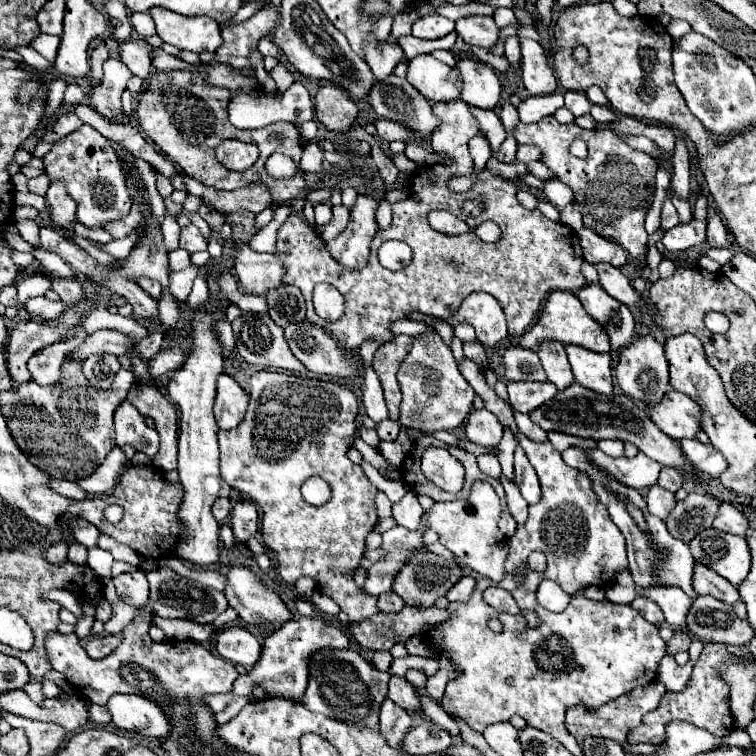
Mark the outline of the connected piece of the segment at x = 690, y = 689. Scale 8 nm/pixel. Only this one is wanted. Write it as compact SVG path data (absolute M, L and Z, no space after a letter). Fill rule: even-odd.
M704 644L704 650L694 666L694 672L690 676L690 682L686 686L686 690L672 694L666 692L664 700L660 702L660 706L650 712L648 716L644 716L644 722L628 732L628 742L636 744L636 742L650 742L650 744L659 745L665 739L665 728L667 724L674 720L686 721L694 726L700 726L712 734L718 736L726 736L734 730L734 722L732 722L732 712L730 712L730 688L728 684L722 680L718 666L722 664L742 664L746 662L740 656L734 656L726 650L724 644Z

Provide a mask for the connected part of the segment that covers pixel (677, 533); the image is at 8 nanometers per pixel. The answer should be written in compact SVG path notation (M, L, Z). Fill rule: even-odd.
M688 494L686 500L676 502L674 510L666 518L666 526L674 538L690 542L698 532L712 526L720 500L710 494Z

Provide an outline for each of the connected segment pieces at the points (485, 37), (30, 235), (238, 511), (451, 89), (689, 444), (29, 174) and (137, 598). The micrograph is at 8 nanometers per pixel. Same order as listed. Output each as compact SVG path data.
M468 16L456 22L456 32L466 44L492 48L498 40L498 28L492 16Z
M18 220L14 226L26 242L30 242L32 246L38 244L38 224L34 220Z
M248 500L236 502L234 508L232 508L232 514L230 514L230 524L232 524L234 536L236 536L236 540L240 544L244 544L246 540L254 538L256 530L258 530L256 506L252 502L248 502Z
M420 54L408 62L406 80L430 102L450 102L460 98L460 72L436 60L432 54Z
M680 440L680 446L684 458L688 460L694 472L704 474L708 478L720 478L720 474L726 470L724 456L712 446L702 444L700 440Z
M32 157L28 164L21 167L21 172L29 179L38 177L44 172L43 158Z
M142 570L116 576L114 586L126 604L132 604L136 608L142 608L144 604L148 604L148 580Z

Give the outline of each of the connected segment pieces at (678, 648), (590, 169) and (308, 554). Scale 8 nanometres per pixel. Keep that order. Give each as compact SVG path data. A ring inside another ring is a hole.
M674 632L674 638L666 644L666 652L670 656L674 656L676 652L682 652L682 650L688 650L692 638L686 634L686 632Z
M546 116L534 124L520 124L514 132L518 144L536 146L542 152L542 162L554 176L572 188L574 206L582 212L584 224L596 234L618 242L634 258L646 256L644 218L654 196L656 160L640 150L630 148L624 140L608 130L584 130L572 124L560 124L554 116ZM580 138L588 146L584 160L570 154L570 144Z
M256 372L252 378L250 378L250 406L248 406L248 412L242 420L242 424L234 430L220 430L218 432L218 442L220 442L220 474L222 478L226 480L228 486L240 490L244 496L252 498L260 508L262 508L262 536L264 536L264 544L274 550L278 554L278 572L282 576L284 582L288 584L294 584L300 576L312 576L316 582L318 582L318 590L326 596L330 596L338 606L340 610L348 616L348 622L354 624L354 622L360 622L360 620L366 620L370 616L374 616L378 612L376 608L376 598L362 592L356 584L354 584L354 578L348 576L350 572L348 570L354 570L364 554L364 540L366 536L372 532L374 524L378 522L378 516L376 516L376 506L374 506L374 498L378 494L378 488L370 484L370 480L364 476L362 468L354 462L348 460L346 452L348 452L348 446L352 446L354 442L354 436L356 436L356 414L358 414L358 400L354 396L354 392L346 386L346 384L336 384L336 382L324 382L324 380L318 380L318 378L294 378L294 374L284 374L284 372ZM310 476L320 476L324 478L330 486L332 486L332 498L328 504L324 506L312 506L308 502L304 502L302 494L300 494L300 486L310 478Z

